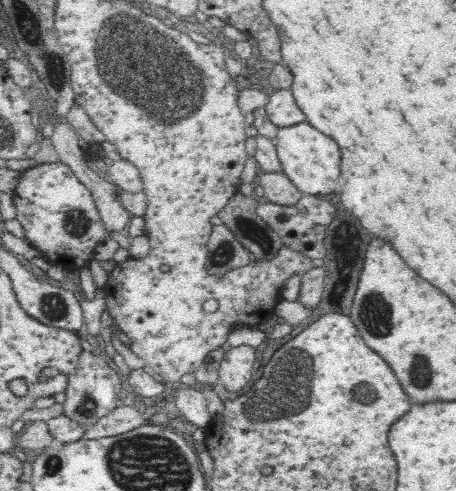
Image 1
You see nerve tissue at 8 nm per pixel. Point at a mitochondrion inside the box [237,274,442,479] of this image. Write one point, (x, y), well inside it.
(290, 389)

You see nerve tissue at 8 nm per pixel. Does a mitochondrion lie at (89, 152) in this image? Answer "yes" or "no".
no

